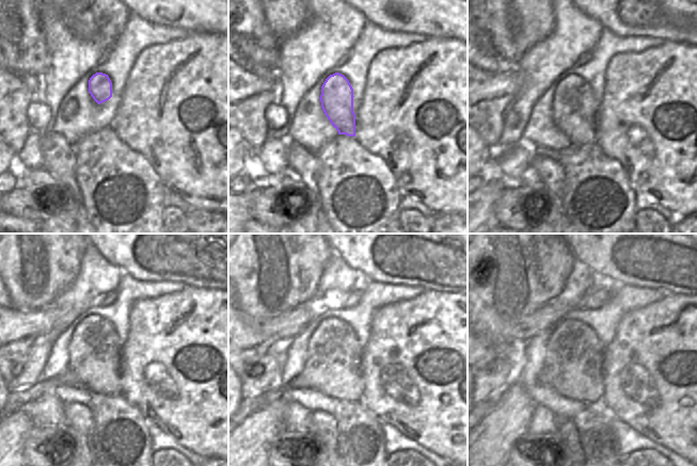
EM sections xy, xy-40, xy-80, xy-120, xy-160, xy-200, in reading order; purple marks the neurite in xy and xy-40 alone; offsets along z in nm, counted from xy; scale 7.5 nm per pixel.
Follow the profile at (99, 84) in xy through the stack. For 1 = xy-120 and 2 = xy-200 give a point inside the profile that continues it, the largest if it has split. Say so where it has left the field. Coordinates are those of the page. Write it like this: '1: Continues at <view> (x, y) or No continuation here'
1: Continues at xy-120 (94, 363)
2: Continues at xy-200 (573, 367).

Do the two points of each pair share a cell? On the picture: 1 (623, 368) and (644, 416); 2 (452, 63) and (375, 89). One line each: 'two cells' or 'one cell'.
1: one cell
2: one cell

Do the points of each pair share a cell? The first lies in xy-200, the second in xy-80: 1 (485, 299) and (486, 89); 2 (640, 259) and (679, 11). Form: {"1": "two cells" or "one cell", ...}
{"1": "two cells", "2": "one cell"}

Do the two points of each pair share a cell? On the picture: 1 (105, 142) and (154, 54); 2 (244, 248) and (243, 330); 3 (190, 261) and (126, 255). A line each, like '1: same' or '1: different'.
1: different
2: different
3: same

